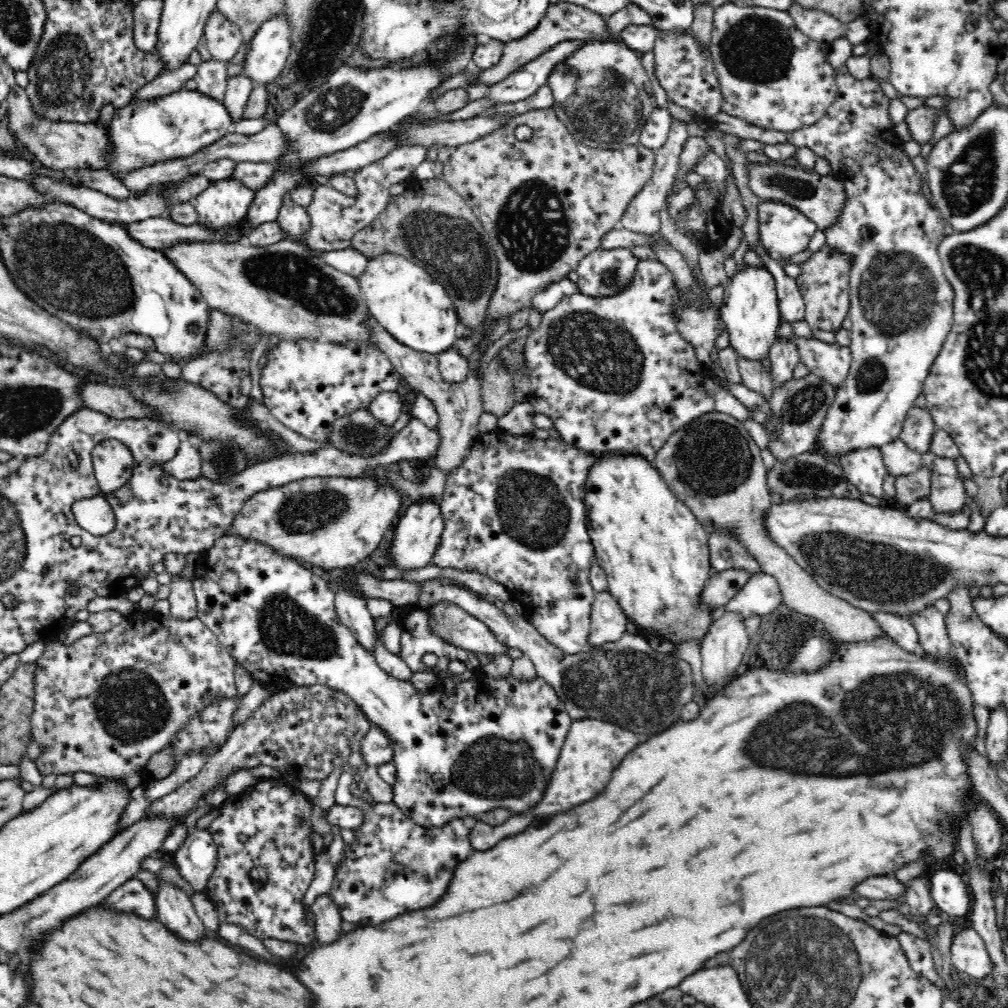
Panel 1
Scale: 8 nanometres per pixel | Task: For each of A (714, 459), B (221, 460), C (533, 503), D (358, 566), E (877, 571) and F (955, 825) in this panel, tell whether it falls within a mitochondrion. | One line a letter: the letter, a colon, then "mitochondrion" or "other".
A: mitochondrion
B: mitochondrion
C: mitochondrion
D: other
E: mitochondrion
F: other

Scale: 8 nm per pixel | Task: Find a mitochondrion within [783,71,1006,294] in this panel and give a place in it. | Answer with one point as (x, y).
(967, 182)

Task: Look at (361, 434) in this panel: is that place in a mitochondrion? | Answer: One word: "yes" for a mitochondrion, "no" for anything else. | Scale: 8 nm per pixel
yes

